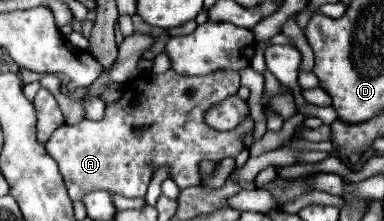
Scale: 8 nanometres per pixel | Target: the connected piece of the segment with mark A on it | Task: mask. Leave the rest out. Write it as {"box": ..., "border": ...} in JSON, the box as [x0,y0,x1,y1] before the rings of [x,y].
{"box":[46,70,254,200],"border":[[[168,70],[160,76],[138,76],[128,84],[134,86],[128,86],[118,102],[108,104],[102,120],[82,120],[76,126],[62,124],[46,142],[46,150],[60,168],[70,200],[82,200],[92,190],[144,198],[158,166],[170,166],[178,188],[198,186],[198,164],[202,160],[220,162],[228,156],[236,158],[244,148],[242,134],[254,128],[254,122],[242,122],[236,130],[218,132],[204,122],[206,108],[238,92],[240,76],[236,72],[180,76]]]}

